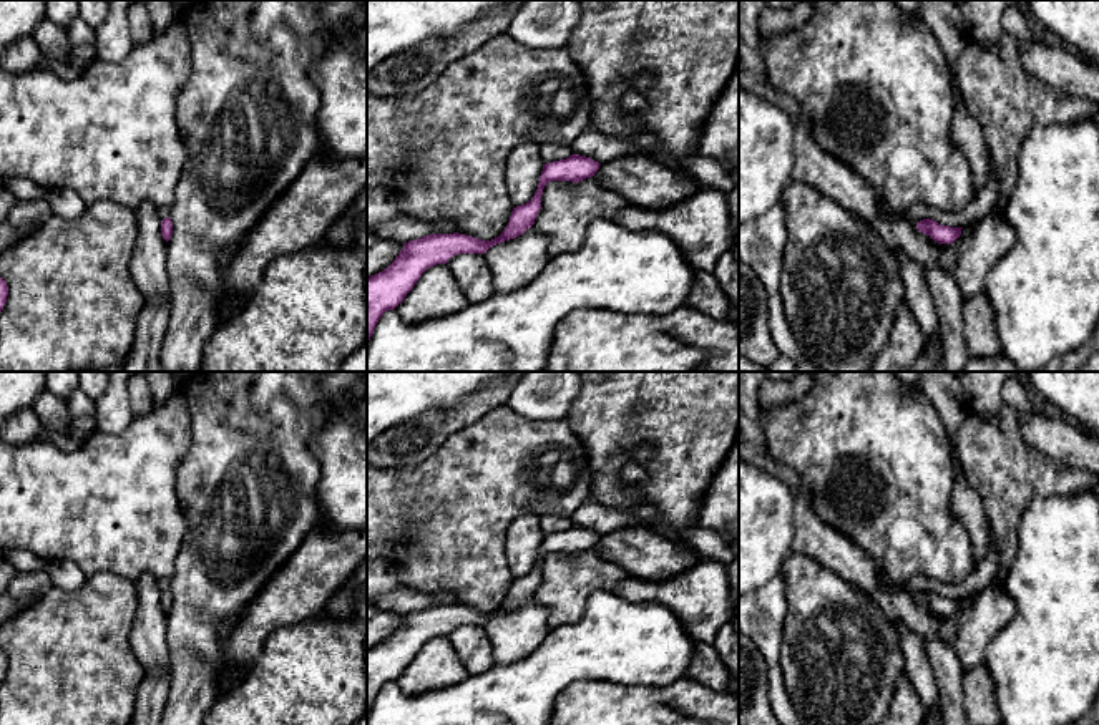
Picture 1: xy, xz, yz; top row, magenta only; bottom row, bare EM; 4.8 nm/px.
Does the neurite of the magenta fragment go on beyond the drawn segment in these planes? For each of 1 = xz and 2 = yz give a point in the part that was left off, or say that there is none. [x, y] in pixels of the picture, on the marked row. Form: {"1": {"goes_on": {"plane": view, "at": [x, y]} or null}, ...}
{"1": {"goes_on": null}, "2": {"goes_on": null}}

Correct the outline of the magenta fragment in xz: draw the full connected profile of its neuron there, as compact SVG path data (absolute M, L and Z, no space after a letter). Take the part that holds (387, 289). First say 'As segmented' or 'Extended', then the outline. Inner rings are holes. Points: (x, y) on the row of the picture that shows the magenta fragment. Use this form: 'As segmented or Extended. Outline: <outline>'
As segmented. Outline: M579 154L543 164L535 196L526 204L513 207L508 226L491 241L453 232L430 234L405 242L400 254L385 270L367 277L367 342L380 317L402 304L427 269L447 264L457 254L485 254L490 247L521 236L535 224L541 209L541 194L548 182L579 182L593 178L599 166L598 161Z

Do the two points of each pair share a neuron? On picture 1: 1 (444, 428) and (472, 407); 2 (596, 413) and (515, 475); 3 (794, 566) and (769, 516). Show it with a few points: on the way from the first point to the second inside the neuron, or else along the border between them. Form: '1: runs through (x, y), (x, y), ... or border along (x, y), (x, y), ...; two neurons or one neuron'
1: runs through (450, 422), (465, 413); one neuron
2: border along (565, 418), (583, 445), (590, 467); two neurons
3: border along (792, 553), (779, 573); two neurons

